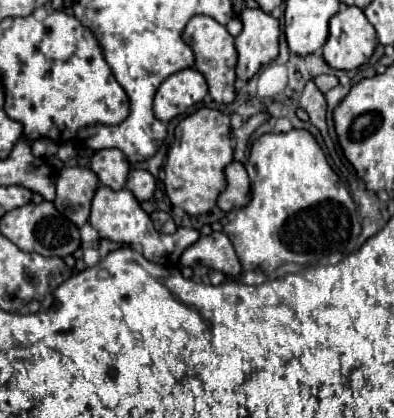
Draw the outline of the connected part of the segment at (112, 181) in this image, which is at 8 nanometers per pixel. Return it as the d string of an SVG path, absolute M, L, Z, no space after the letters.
M103 148L93 154L91 170L97 174L101 184L121 190L129 174L129 162L117 148Z

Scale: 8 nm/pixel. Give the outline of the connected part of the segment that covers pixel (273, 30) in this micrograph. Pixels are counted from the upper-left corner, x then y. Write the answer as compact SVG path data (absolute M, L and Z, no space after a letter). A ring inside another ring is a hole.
M261 8L241 12L243 30L235 38L235 48L239 52L237 78L249 80L257 70L273 62L279 54L279 20Z

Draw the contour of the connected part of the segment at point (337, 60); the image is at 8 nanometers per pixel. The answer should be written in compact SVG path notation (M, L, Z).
M343 6L329 20L329 38L323 46L323 58L335 70L355 70L371 58L375 46L375 28L371 28L363 10Z

